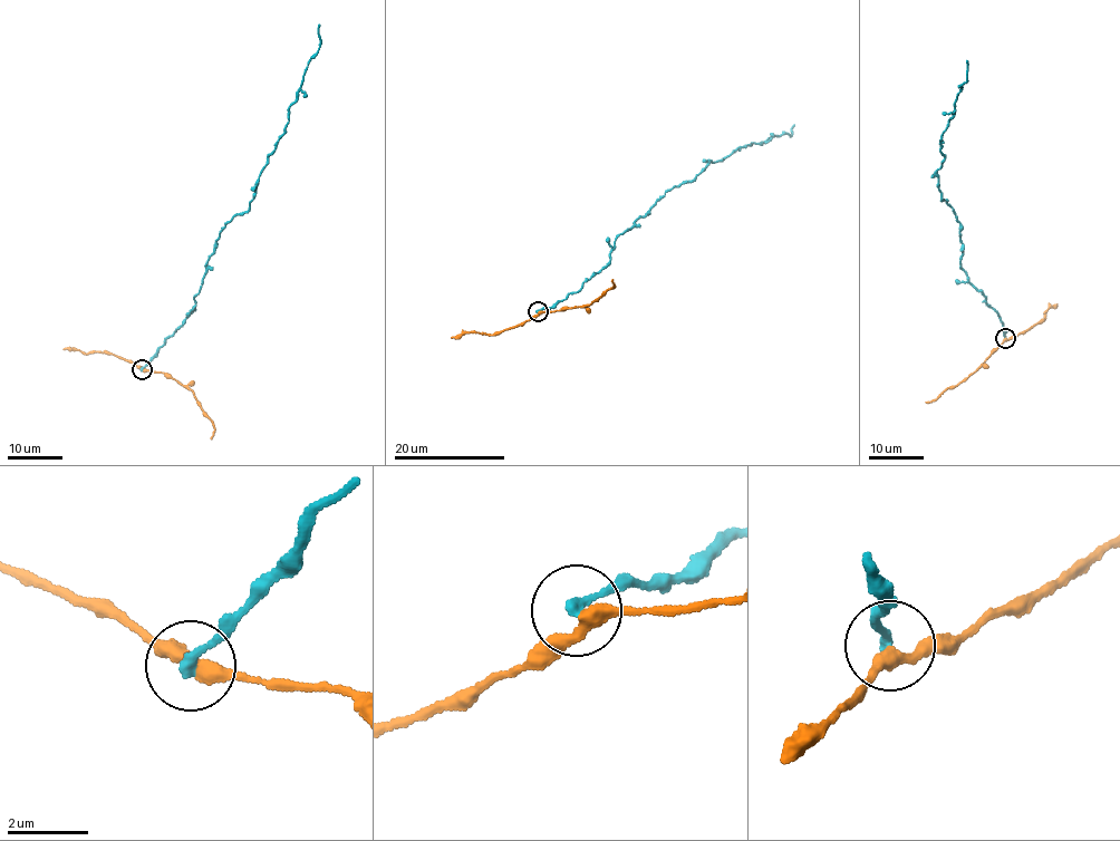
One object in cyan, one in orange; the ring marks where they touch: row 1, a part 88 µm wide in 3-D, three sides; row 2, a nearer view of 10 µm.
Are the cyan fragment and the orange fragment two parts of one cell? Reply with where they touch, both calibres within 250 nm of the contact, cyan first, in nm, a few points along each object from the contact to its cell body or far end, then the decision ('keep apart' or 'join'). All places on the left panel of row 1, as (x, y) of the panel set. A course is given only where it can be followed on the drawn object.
(142, 369) | 240/320 nm | cyan via (142, 369), (194, 309), (206, 261), (225, 223), (248, 210), (306, 66), (320, 44), (319, 25) | orange via (142, 369), (169, 374), (189, 386), (212, 424), (211, 440) | keep apart

